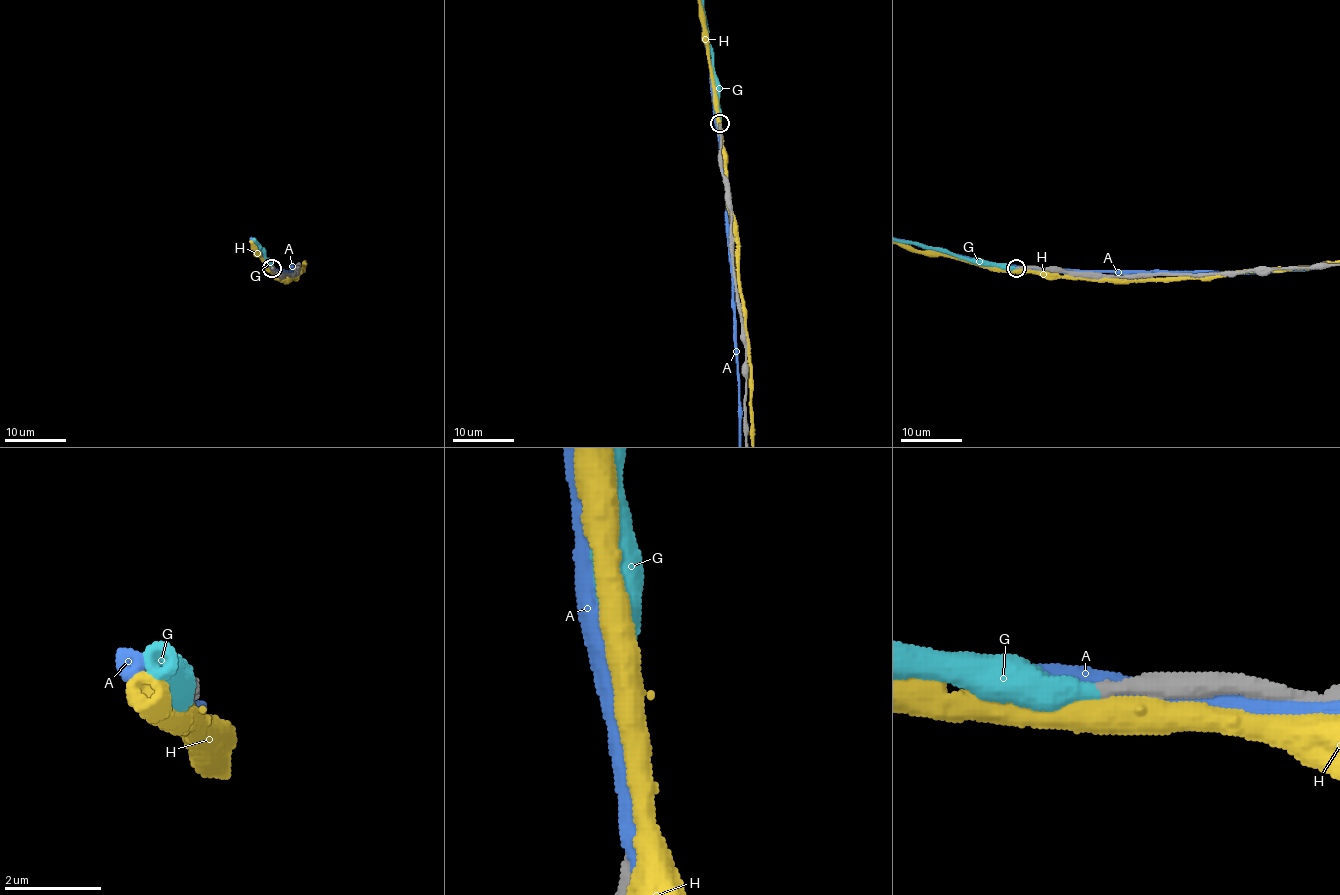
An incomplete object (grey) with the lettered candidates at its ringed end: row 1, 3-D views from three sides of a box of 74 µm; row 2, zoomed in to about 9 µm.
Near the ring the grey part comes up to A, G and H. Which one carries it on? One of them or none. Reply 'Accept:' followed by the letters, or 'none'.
Accept: G

